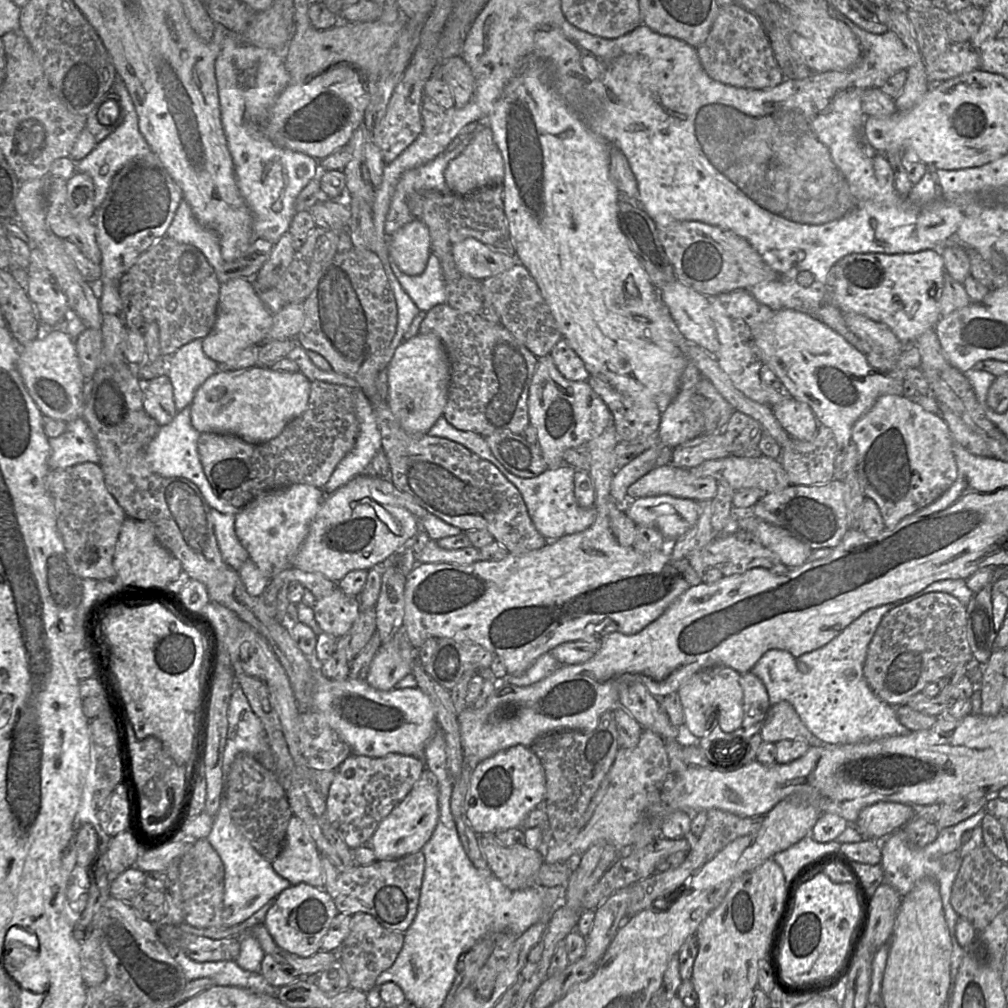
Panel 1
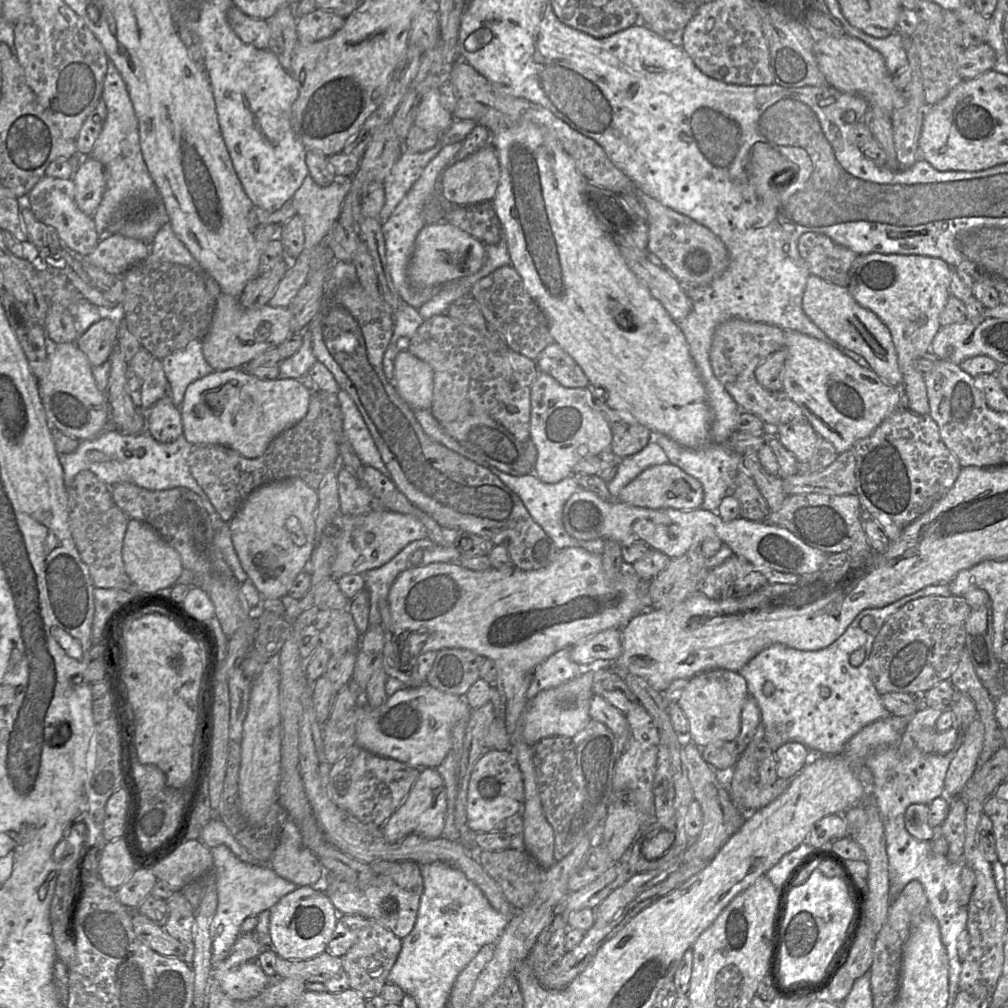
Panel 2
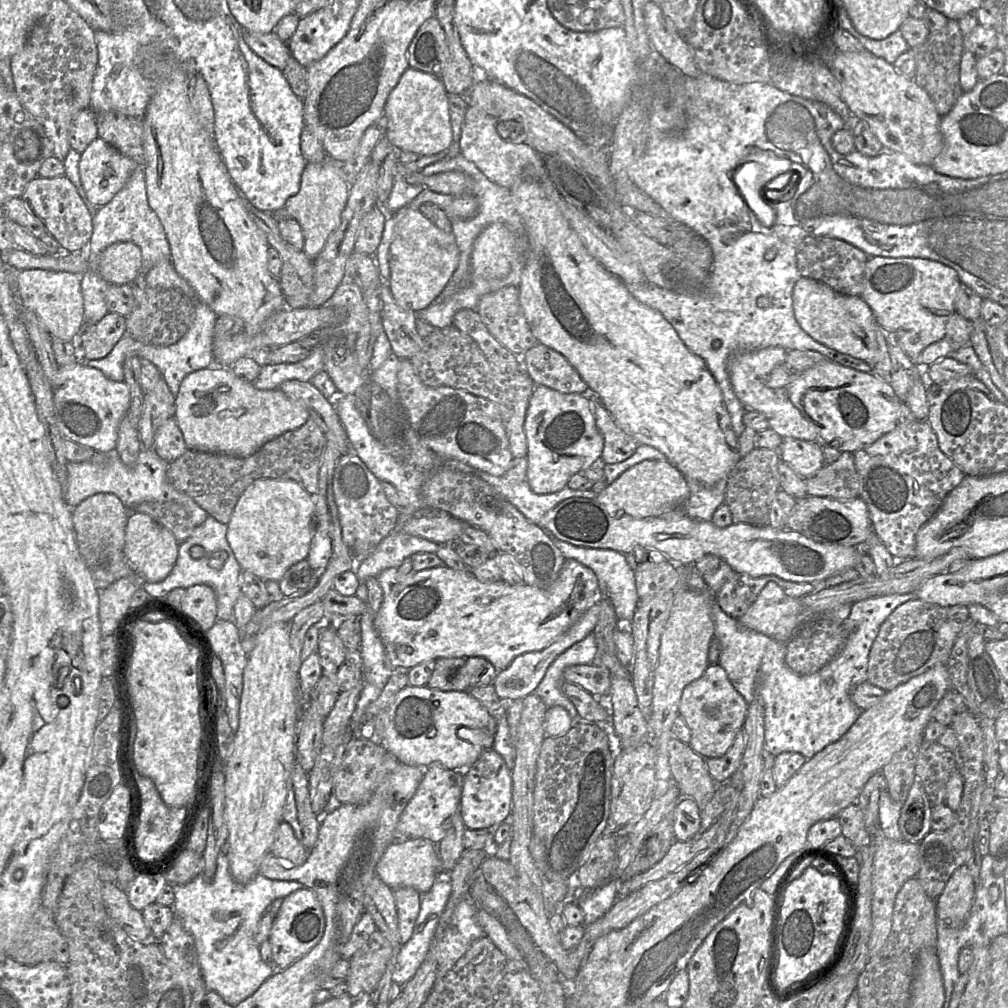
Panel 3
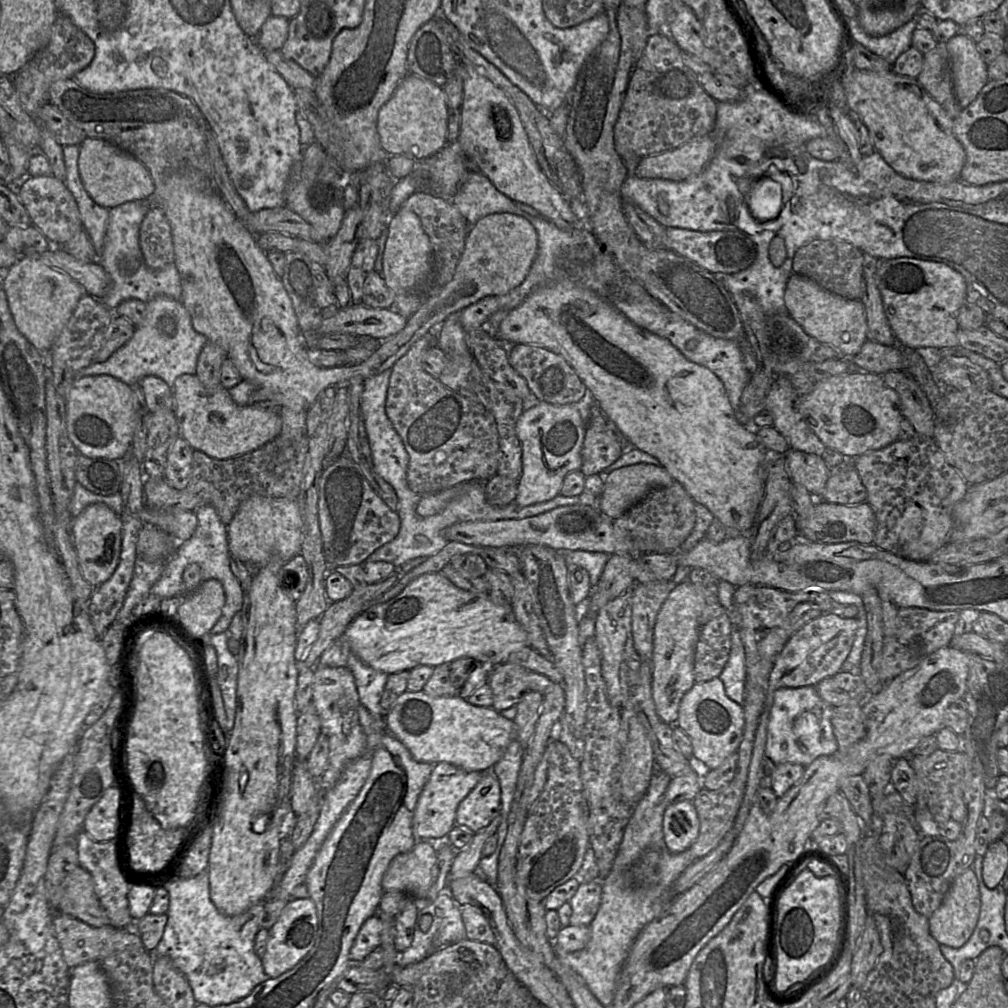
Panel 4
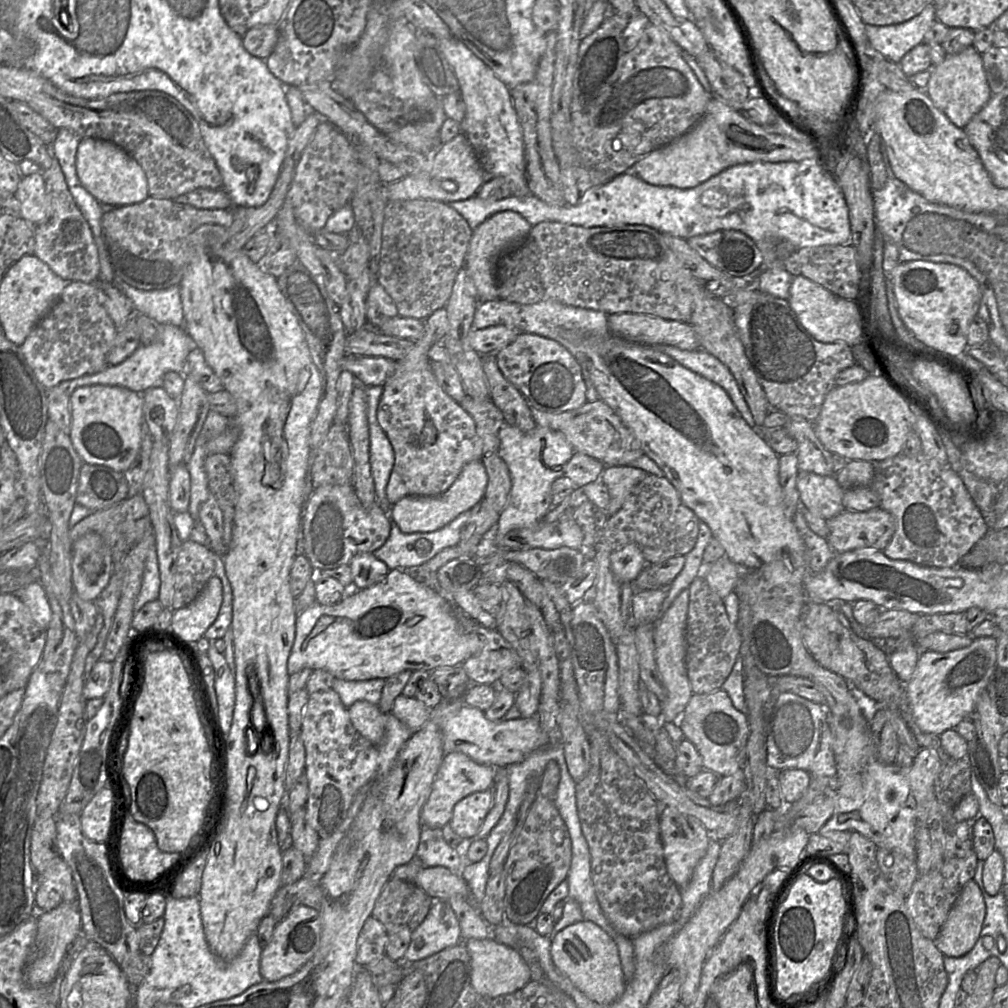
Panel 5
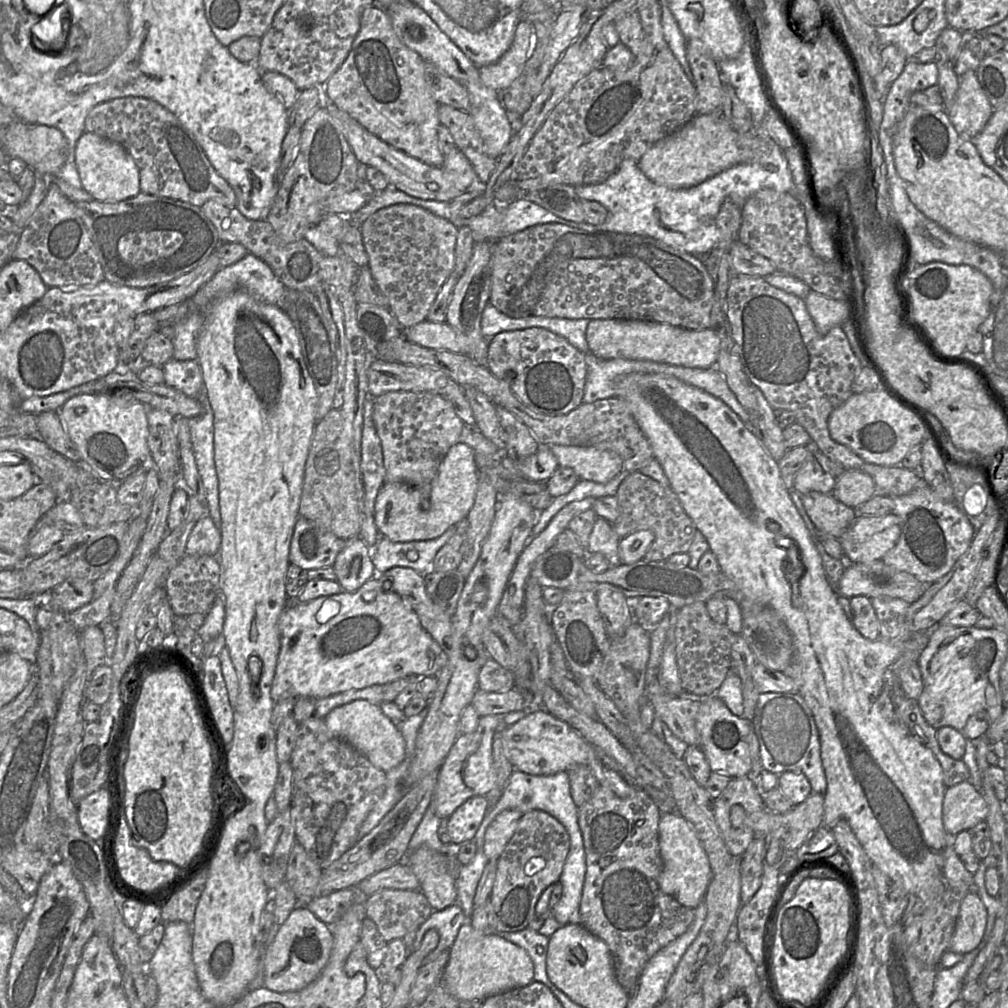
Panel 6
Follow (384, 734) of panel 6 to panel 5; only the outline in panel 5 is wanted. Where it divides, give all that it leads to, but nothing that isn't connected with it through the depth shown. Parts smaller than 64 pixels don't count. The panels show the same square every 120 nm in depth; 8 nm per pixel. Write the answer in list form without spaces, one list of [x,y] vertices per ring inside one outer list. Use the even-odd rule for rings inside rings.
[[[358,701],[348,708],[354,728],[374,746],[379,746],[385,734],[385,713],[378,705]]]

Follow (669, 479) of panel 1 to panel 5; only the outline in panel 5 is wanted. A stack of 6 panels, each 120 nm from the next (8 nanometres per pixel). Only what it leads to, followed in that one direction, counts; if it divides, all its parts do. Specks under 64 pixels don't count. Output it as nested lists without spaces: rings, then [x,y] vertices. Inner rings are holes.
[[[606,466],[600,481],[608,489],[610,502],[606,509],[608,517],[614,515],[623,505],[632,488],[649,473],[631,466]]]

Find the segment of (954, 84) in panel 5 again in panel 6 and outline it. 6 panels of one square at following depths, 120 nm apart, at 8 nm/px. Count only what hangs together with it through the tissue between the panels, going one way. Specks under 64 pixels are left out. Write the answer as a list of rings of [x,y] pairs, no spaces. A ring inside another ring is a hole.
[[[969,70],[959,77],[956,101],[946,112],[962,137],[974,139],[983,130],[994,108],[978,81],[976,71]]]

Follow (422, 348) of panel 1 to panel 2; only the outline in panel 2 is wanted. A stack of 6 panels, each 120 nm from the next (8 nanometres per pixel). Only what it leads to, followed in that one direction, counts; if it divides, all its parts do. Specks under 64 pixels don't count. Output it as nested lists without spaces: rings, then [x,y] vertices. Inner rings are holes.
[[[401,350],[395,359],[393,386],[412,409],[431,410],[433,369],[408,350]]]

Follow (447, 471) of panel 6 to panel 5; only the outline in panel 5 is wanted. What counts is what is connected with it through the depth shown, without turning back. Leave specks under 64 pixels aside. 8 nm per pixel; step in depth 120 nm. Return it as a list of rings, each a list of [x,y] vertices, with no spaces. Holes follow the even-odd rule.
[[[471,461],[463,467],[447,491],[436,497],[405,496],[390,507],[389,517],[405,534],[428,533],[439,530],[461,513],[476,506],[484,497],[487,482],[488,477],[482,461]]]

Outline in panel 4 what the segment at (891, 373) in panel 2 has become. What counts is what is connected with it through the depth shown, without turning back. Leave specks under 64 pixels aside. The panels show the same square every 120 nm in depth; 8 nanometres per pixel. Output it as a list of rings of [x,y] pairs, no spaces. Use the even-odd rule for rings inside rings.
[[[792,273],[785,290],[785,304],[790,316],[803,328],[803,330],[821,343],[837,348],[846,356],[858,354],[863,344],[868,340],[868,326],[866,311],[861,300],[846,299],[838,296],[819,285],[813,279]]]

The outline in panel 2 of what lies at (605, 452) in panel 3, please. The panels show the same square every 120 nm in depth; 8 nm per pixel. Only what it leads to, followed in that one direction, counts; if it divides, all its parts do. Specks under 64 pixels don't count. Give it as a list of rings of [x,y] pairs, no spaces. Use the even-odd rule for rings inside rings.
[[[589,386],[594,405],[605,415],[612,433],[609,452],[625,458],[644,448],[654,433],[640,424],[628,412],[621,412],[607,404],[607,391],[599,386]]]

